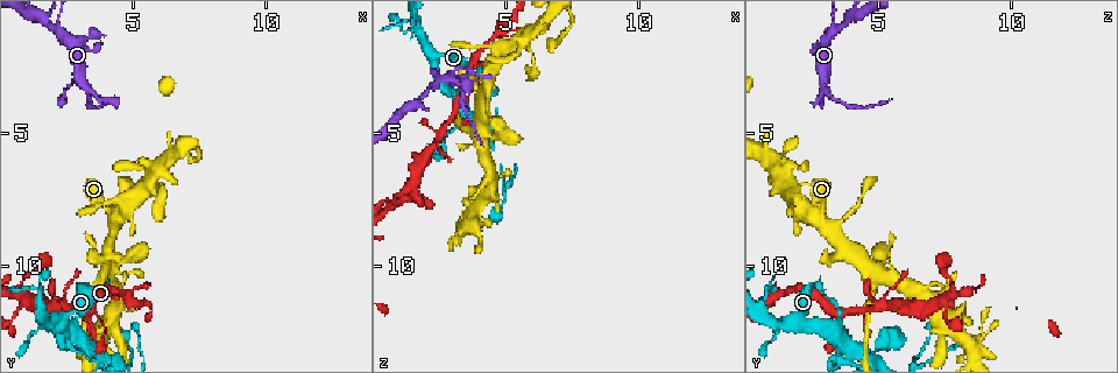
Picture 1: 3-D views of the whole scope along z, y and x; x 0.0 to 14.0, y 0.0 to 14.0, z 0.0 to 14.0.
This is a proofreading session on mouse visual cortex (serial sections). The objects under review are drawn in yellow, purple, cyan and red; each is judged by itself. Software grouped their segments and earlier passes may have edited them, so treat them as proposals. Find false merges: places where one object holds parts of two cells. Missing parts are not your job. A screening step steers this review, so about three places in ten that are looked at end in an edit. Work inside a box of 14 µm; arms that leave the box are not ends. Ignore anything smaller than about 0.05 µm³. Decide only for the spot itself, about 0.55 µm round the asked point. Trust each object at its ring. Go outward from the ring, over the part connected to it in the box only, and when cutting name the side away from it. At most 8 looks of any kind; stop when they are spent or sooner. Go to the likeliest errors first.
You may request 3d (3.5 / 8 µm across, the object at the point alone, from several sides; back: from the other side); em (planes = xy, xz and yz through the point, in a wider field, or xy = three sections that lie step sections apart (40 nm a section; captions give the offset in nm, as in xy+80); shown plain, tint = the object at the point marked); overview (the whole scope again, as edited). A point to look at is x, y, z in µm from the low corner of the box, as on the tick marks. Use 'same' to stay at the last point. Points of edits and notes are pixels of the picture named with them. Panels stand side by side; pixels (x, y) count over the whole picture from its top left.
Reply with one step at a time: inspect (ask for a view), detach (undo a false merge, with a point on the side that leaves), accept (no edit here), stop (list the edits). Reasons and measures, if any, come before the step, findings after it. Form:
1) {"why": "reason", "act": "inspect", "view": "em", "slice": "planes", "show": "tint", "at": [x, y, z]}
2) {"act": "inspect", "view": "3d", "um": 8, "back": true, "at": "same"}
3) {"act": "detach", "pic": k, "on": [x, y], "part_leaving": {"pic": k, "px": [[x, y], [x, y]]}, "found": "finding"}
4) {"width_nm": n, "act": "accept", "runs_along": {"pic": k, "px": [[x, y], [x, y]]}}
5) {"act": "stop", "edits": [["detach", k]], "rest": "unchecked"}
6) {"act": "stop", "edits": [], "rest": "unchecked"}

{"why": "branch point", "act": "inspect", "view": "3d", "um": 3.5, "at": [3.3, 3.3, 3.1]}

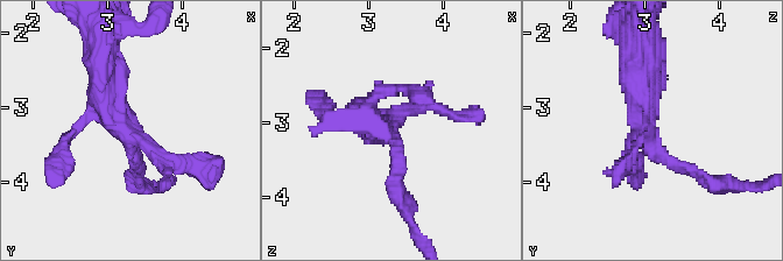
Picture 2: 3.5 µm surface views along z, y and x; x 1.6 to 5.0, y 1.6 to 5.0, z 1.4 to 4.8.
{"why": "now the EM", "act": "inspect", "view": "em", "slice": "xy", "step": 1, "show": "tint", "at": [3.25, 3.40, 3.00]}

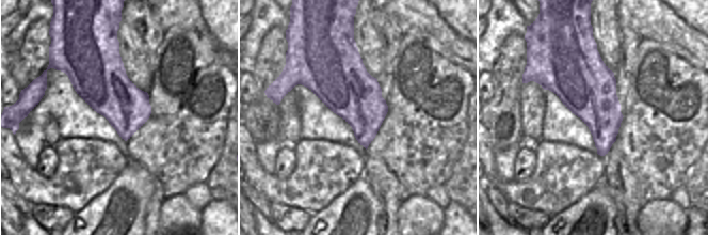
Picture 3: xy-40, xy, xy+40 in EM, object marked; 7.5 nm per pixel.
{"act": "accept", "runs_along": {"pic": 2, "px": [[643, 61], [646, 136], [706, 180]]}, "found": "one cell here"}

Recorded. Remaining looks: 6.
{"why": "a fork", "act": "inspect", "view": "3d", "um": 3.5, "back": true, "at": [2.2, 1.1, 3.2]}

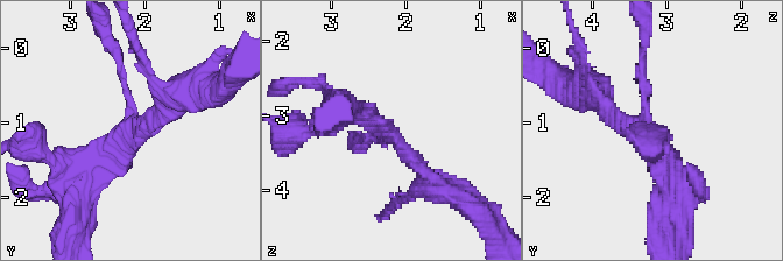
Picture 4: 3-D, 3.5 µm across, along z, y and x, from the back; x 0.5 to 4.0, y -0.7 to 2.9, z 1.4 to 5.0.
{"arms": 3, "arm_widths_nm": [100, 200, 300], "why": "shape alone is not enough", "act": "inspect", "view": "em", "slice": "xy", "step": 3, "show": "tint", "at": [2.15, 1.15, 3.30]}

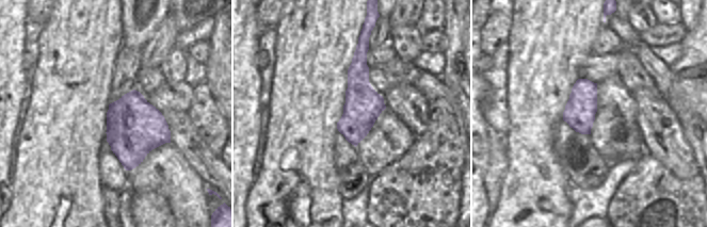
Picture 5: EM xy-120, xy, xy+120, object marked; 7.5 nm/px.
{"act": "accept", "runs_along": {"pic": 5, "px": [[360, 42], [354, 142]]}, "found": "all the same cell"}

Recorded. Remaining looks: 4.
{"why": "three arms meet", "act": "inspect", "view": "3d", "um": 8, "at": [2.3, 11.9, 2.2]}

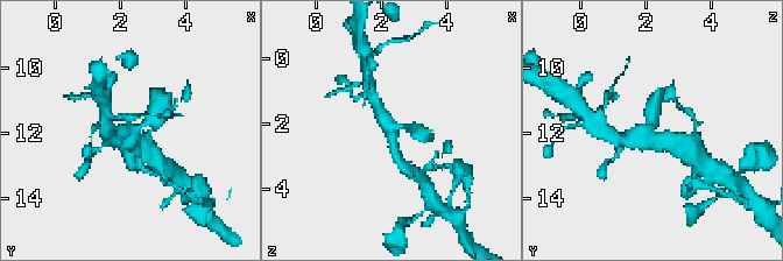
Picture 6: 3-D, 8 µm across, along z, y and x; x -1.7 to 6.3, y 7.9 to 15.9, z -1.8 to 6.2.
{"why": "closer look", "act": "inspect", "view": "3d", "um": 3.5, "at": [2.3, 12.1, 2.3]}

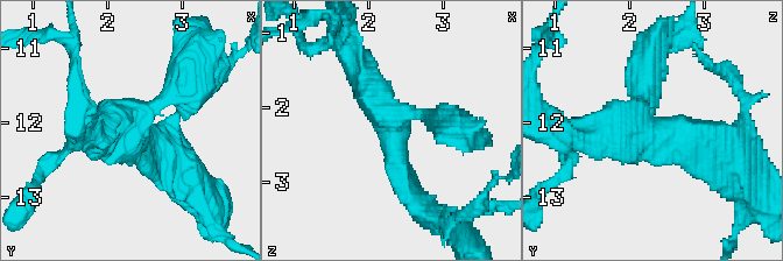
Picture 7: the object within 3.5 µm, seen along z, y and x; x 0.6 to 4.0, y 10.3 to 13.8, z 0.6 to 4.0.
{"act": "accept", "found": "all the same cell"}

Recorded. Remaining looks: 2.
{"act": "inspect", "view": "3d", "um": 3.5, "at": [3.2, 11.8, 4.7]}

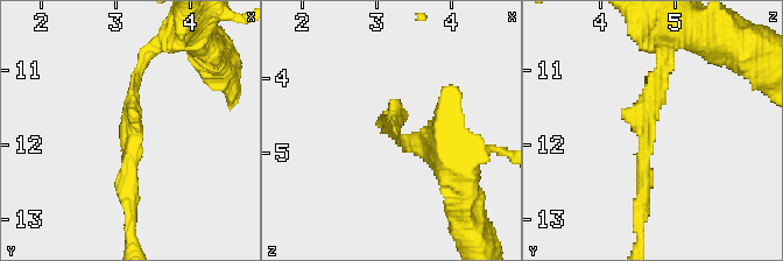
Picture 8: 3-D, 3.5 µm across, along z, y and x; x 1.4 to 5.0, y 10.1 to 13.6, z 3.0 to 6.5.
{"arm_widths_nm": [100, 250], "act": "inspect", "view": "em", "slice": "xy", "step": 1, "show": "tint", "at": [3.20, 11.80, 4.65]}

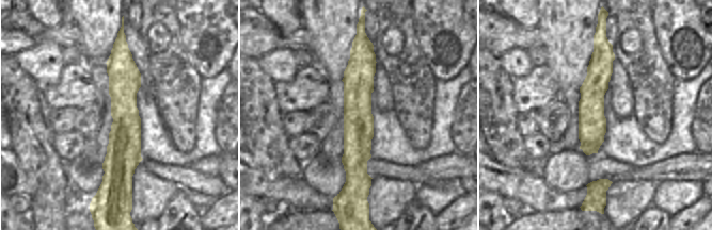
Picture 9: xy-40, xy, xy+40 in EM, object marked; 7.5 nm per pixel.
{"act": "accept", "runs_along": {"pic": 8, "px": [[667, 57], [649, 104], [640, 211]]}, "found": "continuous, no second cell"}

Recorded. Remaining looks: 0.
{"act": "stop", "edits": [], "rest": "unchecked"}

